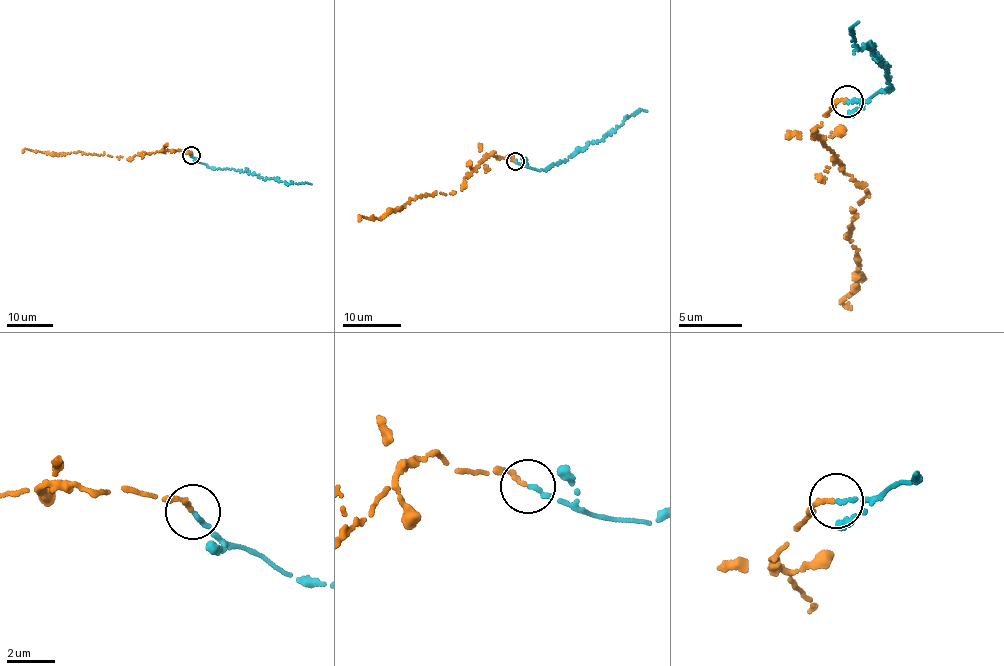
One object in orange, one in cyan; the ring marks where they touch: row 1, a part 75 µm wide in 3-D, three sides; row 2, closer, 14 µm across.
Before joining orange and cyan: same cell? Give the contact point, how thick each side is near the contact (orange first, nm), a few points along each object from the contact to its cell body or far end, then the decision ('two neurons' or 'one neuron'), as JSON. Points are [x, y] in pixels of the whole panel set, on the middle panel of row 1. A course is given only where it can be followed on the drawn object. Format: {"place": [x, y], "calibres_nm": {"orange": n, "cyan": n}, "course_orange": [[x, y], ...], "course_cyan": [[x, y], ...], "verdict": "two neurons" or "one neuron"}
{"place": [515, 161], "calibres_nm": {"orange": 220, "cyan": 190}, "course_orange": [[515, 161], [492, 153], [464, 178], [461, 189], [426, 194], [381, 218], [360, 216], [359, 220]], "course_cyan": [[515, 161], [536, 169], [548, 169], [610, 133], [626, 117], [641, 110], [646, 111]], "verdict": "one neuron"}

